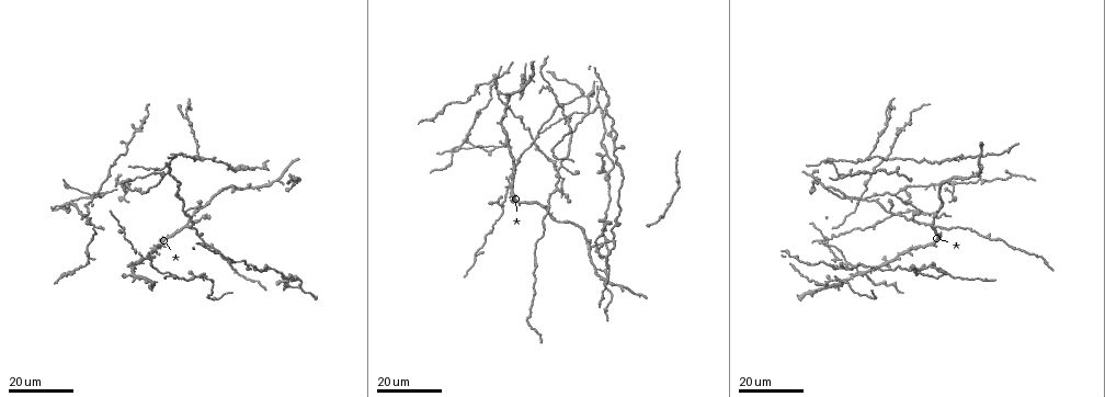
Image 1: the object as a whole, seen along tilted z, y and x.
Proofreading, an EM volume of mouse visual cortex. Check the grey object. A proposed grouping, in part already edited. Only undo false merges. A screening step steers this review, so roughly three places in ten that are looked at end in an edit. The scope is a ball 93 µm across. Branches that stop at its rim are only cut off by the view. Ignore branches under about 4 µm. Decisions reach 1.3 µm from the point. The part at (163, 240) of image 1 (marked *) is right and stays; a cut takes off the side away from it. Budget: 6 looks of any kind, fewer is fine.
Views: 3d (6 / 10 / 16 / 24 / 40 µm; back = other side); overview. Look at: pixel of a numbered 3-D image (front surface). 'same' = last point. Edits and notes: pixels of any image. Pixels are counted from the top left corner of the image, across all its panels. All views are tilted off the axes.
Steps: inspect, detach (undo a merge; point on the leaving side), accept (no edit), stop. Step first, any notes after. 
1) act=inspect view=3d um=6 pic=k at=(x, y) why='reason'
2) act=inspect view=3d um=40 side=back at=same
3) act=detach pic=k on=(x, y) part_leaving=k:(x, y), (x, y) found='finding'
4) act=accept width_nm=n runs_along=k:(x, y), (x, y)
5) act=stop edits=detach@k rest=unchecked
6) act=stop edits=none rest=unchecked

act=inspect view=3d um=16 pic=1 at=(561, 166) why='small branch off a trunk'

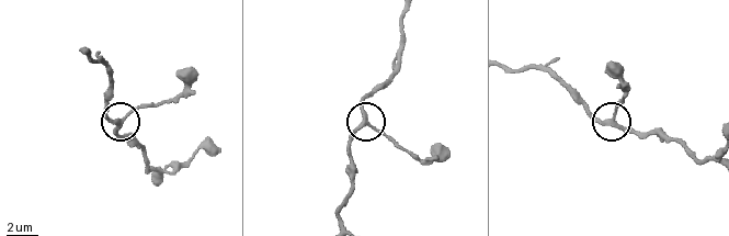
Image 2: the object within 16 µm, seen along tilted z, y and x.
act=inspect view=3d um=10 pic=2 at=(610, 120) why='zoom in'

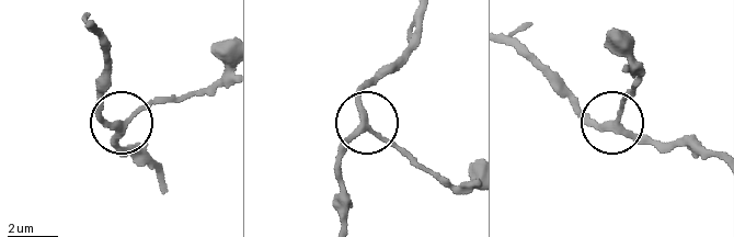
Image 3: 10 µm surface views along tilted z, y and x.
act=accept runs_along=3:(341, 225), (341, 164), (352, 133), (365, 125), (412, 158) found='one cell here'

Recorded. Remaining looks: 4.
act=inspect view=3d um=16 pic=1 at=(188, 225)

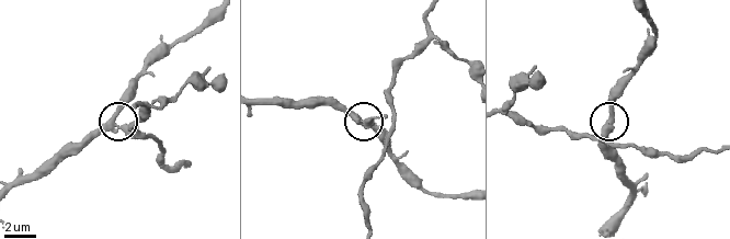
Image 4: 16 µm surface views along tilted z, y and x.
act=inspect view=3d um=6 pic=4 at=(611, 117) why='closer look'

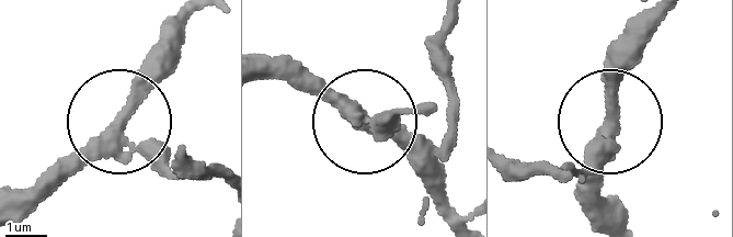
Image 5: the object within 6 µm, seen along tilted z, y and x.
act=accept runs_along=5:(594, 225), (586, 183), (611, 125), (632, 20) found='one cell here'

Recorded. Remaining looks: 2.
act=inspect view=3d um=24 pic=1 at=(450, 153) why='arms run side by side'

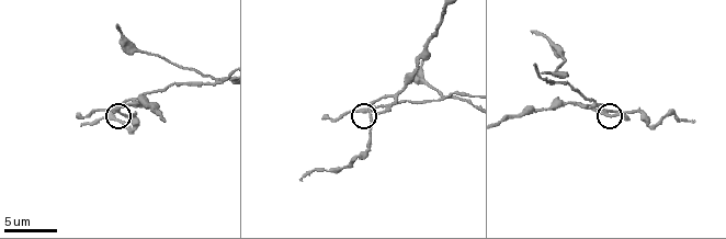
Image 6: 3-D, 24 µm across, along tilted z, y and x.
act=inspect view=3d um=10 pic=6 at=(119, 114)

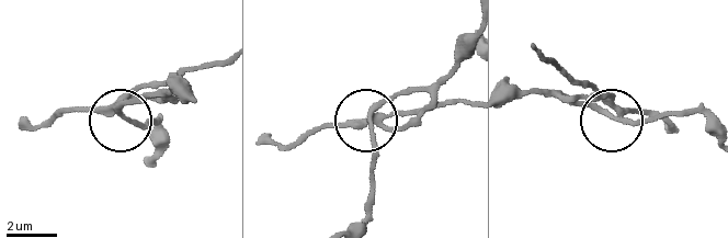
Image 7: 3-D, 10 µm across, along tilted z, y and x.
act=detach pic=7 on=(580, 84) width_nm=230 part_leaving=7:(391, 115), (466, 101) found='a second cell is stuck on'

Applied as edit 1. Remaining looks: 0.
act=stop edits=detach@7 rest=unchecked

